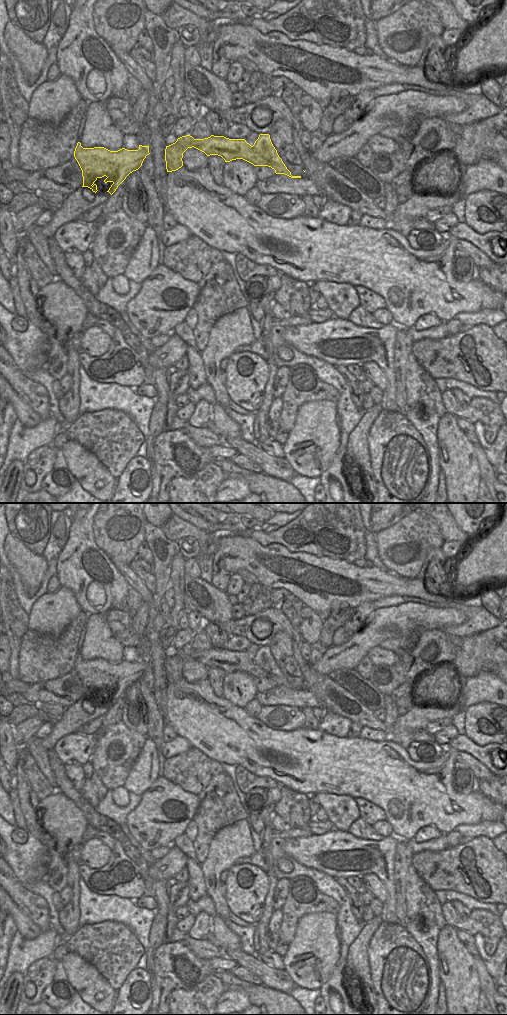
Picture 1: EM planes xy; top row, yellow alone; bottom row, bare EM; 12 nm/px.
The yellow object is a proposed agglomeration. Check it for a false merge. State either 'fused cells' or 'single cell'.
single cell

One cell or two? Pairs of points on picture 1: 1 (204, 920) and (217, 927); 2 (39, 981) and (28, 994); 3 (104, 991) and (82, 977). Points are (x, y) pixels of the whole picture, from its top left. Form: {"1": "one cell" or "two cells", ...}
{"1": "two cells", "2": "one cell", "3": "one cell"}

